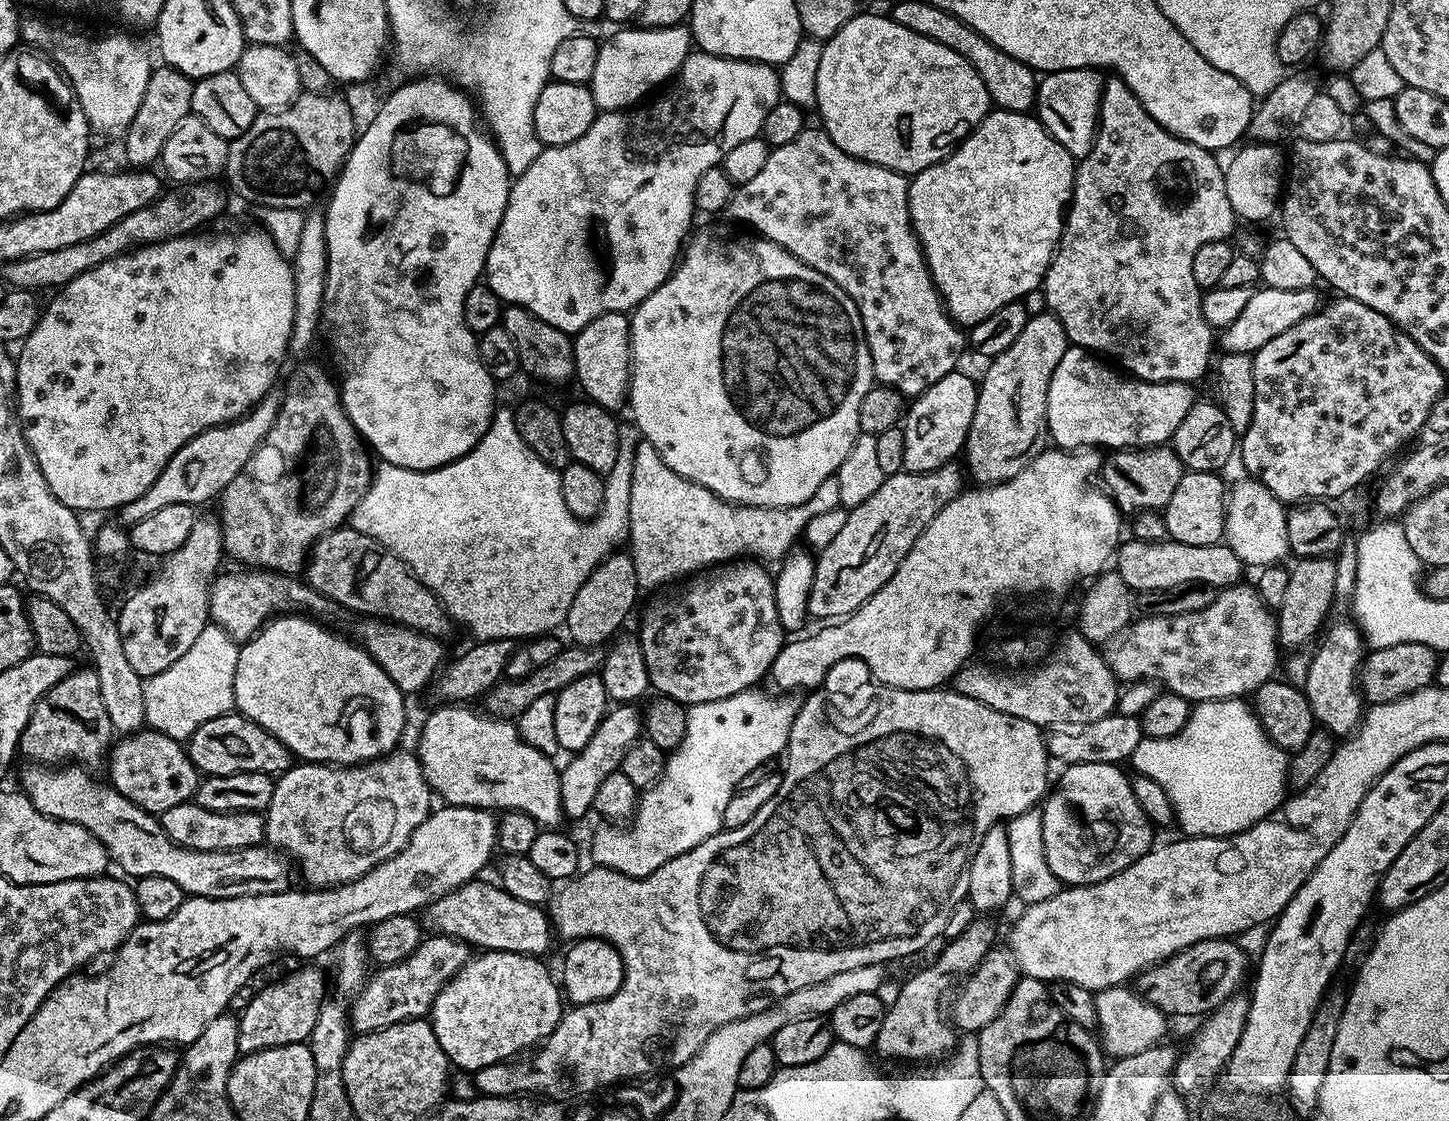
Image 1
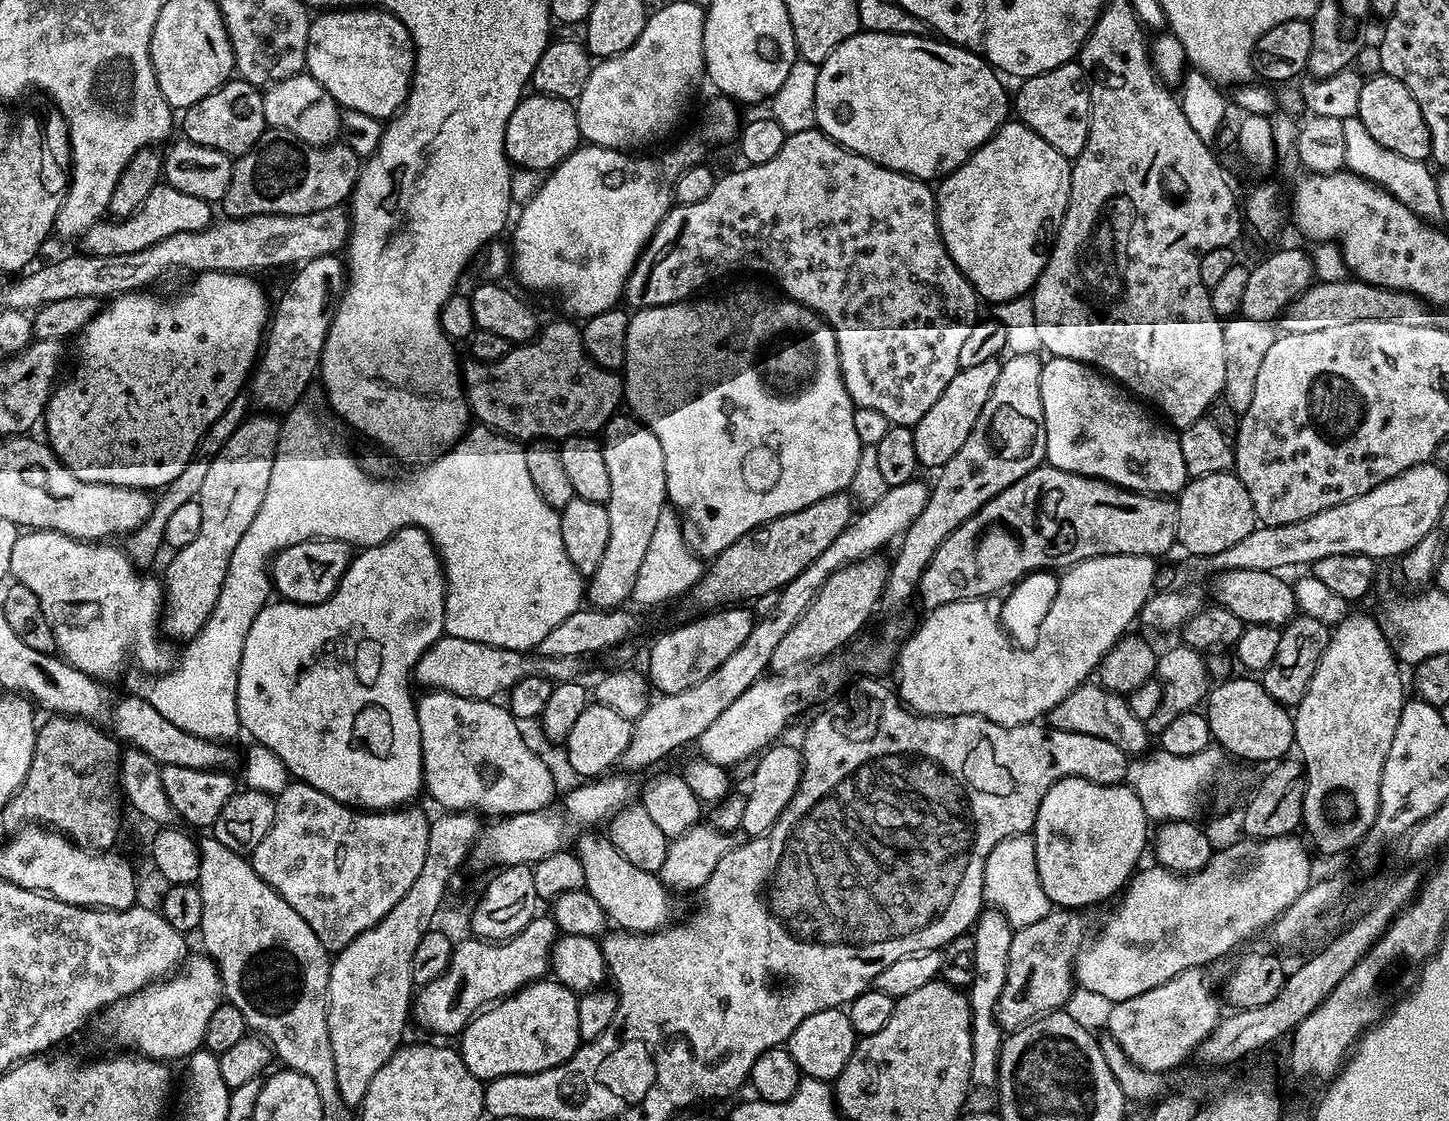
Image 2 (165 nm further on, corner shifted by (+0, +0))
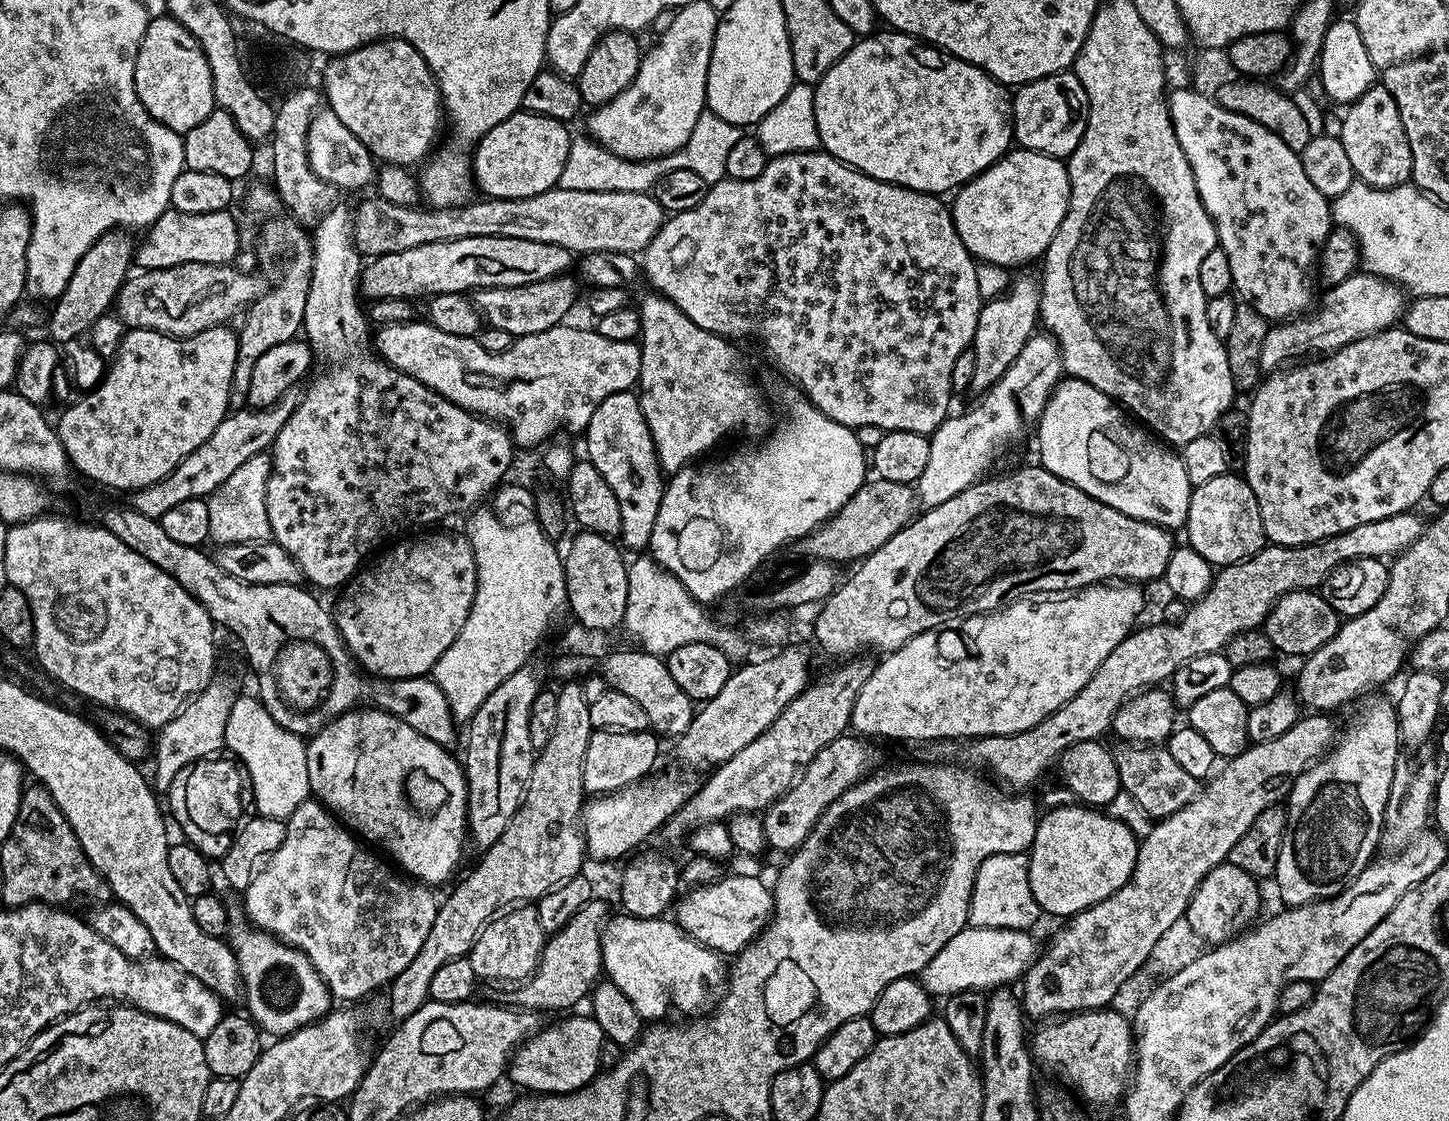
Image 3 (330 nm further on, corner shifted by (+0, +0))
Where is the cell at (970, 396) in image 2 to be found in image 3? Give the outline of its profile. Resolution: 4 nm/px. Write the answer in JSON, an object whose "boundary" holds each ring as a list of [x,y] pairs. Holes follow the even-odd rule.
{"boundary":[[[1016,276],[1000,296],[987,301],[981,307],[978,314],[978,326],[974,330],[974,338],[972,339],[972,349],[976,355],[971,387],[973,393],[979,394],[985,392],[990,386],[994,386],[994,382],[998,382],[998,378],[1002,378],[1002,374],[1014,364],[1014,358],[1018,358],[1018,354],[1022,354],[1022,346],[1026,346],[1028,339],[1037,331],[1039,315],[1040,280],[1032,276],[1020,276],[1018,278]]]}

